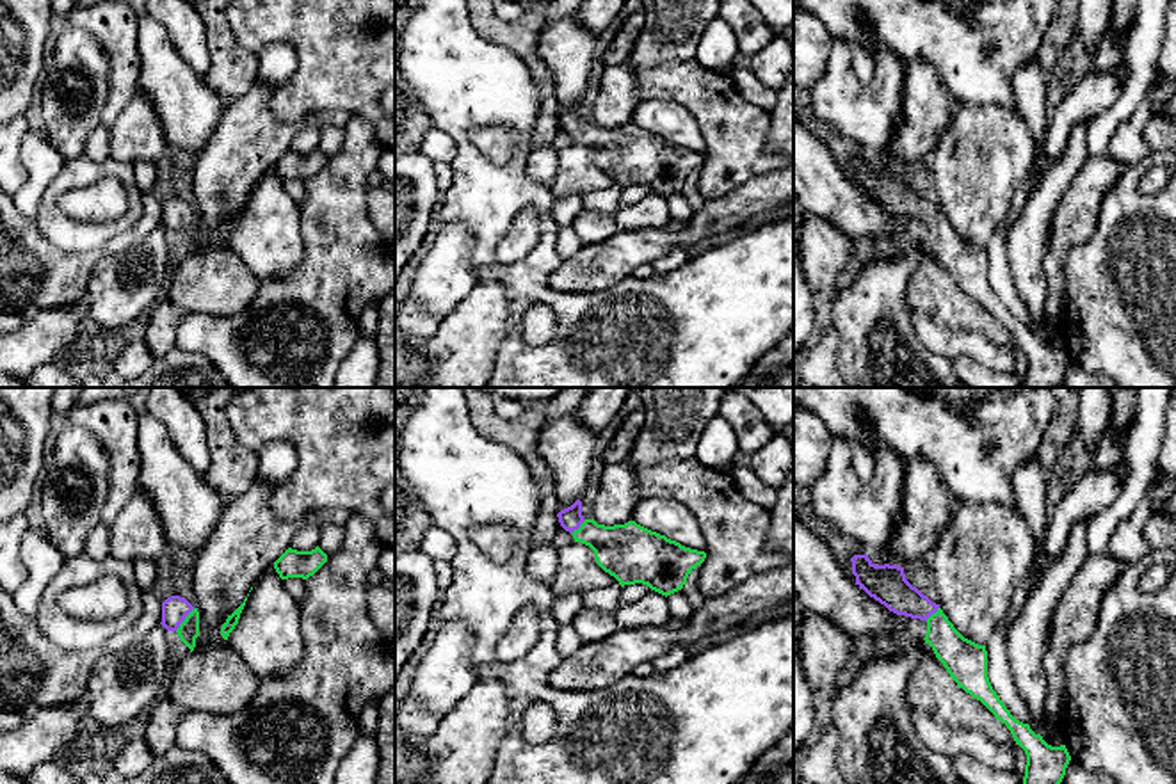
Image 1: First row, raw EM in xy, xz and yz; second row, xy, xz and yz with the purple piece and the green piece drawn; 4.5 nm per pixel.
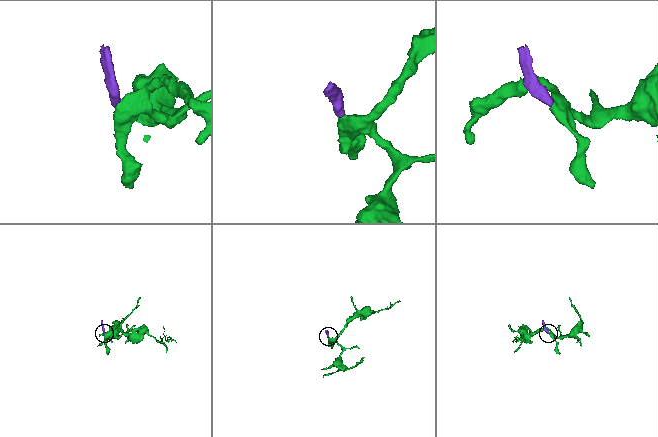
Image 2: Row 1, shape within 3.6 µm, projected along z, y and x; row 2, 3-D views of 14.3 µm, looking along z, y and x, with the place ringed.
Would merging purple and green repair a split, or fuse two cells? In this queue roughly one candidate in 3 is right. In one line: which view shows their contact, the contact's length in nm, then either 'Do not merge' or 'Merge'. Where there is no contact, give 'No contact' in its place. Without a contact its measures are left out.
Touches purple in xy. Shared border 140 nm. Merge

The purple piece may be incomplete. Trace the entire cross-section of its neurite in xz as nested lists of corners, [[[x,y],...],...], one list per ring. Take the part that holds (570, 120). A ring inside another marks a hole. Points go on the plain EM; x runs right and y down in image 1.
[[[580,101],[557,119],[575,144],[594,153],[596,165],[621,188],[642,185],[667,199],[681,192],[689,176],[706,160],[705,153],[685,149],[635,123],[605,128],[585,121]]]

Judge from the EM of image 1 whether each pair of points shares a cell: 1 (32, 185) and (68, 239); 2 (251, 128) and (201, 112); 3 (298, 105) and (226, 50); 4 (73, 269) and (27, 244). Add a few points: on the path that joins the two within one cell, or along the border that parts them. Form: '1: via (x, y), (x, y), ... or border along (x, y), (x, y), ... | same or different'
1: border along (64, 160), (64, 166), (47, 187), (32, 223) | different
2: border along (226, 104), (221, 121), (198, 153) | different
3: border along (230, 24), (233, 38), (257, 56) | different
4: via (63, 269), (52, 269), (38, 255) | same

